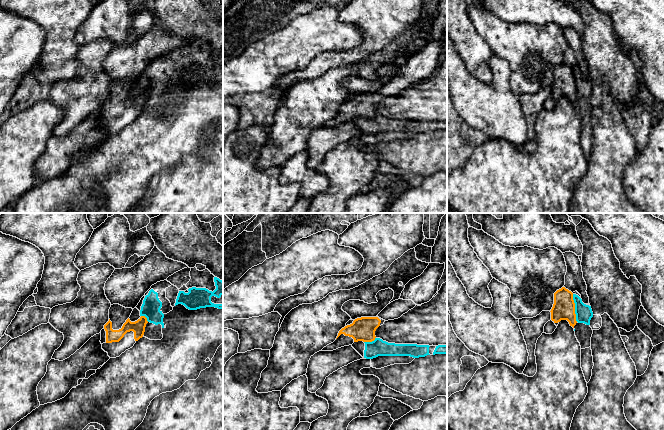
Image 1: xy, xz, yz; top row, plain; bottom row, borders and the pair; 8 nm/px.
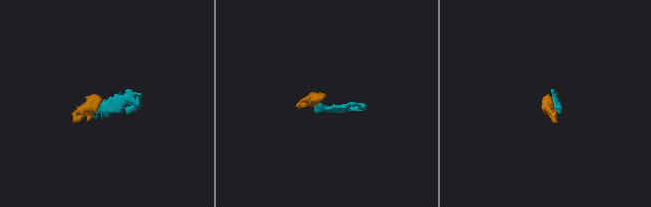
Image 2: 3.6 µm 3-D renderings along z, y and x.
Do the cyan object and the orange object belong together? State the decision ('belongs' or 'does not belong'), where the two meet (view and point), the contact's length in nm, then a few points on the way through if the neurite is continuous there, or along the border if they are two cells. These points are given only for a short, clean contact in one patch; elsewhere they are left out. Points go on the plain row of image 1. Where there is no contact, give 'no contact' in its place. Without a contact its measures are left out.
does not belong; meets cyan in yz at (575, 84); contact 220 nm long; border along yz (572, 70), (575, 95), (577, 97)

